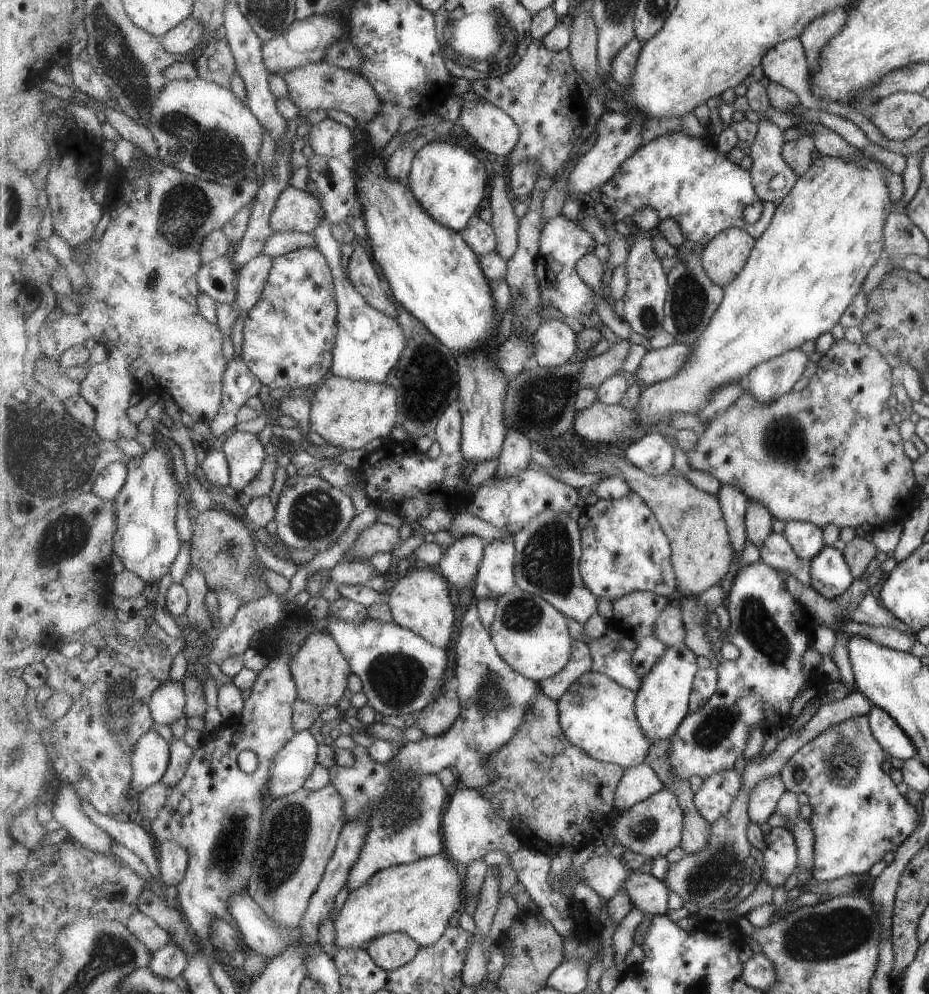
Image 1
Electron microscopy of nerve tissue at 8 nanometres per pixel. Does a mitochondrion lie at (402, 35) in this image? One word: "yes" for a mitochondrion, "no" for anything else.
no

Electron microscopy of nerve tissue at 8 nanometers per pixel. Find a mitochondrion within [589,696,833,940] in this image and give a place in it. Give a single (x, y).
(712, 872)

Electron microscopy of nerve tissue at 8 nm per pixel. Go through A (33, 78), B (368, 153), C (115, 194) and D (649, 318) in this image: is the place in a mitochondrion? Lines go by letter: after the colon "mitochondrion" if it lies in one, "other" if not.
A: other
B: other
C: other
D: mitochondrion

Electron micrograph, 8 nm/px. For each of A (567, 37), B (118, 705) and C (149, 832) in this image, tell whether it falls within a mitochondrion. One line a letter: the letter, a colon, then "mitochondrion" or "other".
A: other
B: mitochondrion
C: other

